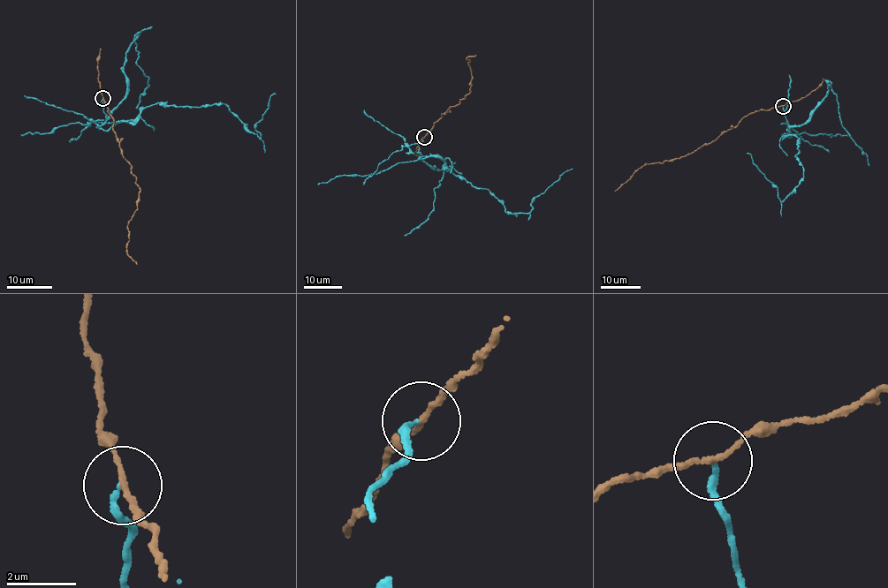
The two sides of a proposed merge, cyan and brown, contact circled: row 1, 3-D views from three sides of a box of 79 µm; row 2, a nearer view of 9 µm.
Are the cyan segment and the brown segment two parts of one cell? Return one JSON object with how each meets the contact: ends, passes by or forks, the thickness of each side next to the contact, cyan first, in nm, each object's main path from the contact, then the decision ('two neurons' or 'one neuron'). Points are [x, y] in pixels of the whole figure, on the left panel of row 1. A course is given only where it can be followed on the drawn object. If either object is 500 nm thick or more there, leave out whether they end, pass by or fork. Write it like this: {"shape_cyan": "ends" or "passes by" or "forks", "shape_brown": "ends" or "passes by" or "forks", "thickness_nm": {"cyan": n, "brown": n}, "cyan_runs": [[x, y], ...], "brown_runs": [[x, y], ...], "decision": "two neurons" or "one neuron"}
{"shape_cyan": "ends", "shape_brown": "passes by", "thickness_nm": {"cyan": 140, "brown": 150}, "cyan_runs": [[102, 98], [105, 131], [132, 122], [155, 103], [223, 104], [261, 137], [255, 124], [276, 93]], "brown_runs": [[102, 98], [124, 158], [140, 190], [137, 209], [127, 227], [126, 251], [138, 264]], "decision": "two neurons"}

